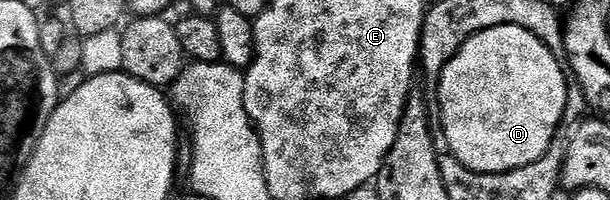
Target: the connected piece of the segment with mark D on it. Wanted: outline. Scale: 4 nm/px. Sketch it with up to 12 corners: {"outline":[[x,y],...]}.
{"outline":[[529,30],[473,35],[437,83],[453,156],[538,161],[565,69]]}

